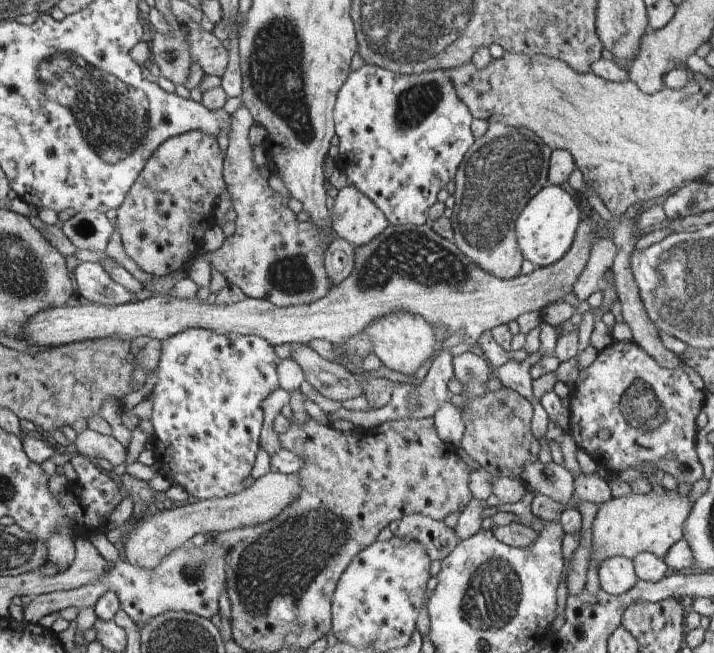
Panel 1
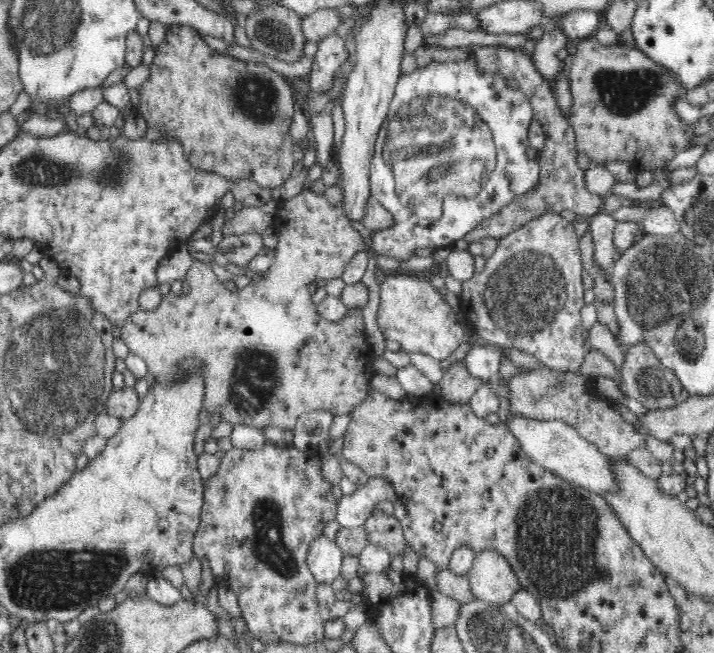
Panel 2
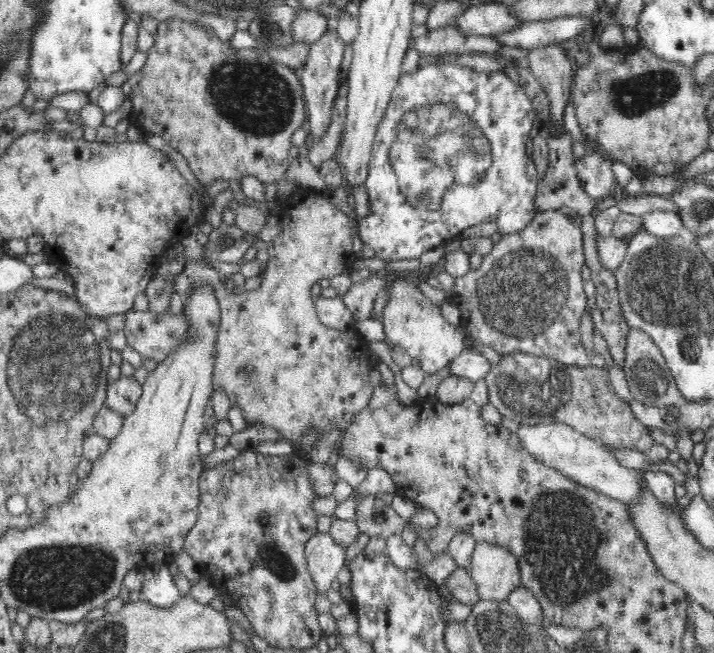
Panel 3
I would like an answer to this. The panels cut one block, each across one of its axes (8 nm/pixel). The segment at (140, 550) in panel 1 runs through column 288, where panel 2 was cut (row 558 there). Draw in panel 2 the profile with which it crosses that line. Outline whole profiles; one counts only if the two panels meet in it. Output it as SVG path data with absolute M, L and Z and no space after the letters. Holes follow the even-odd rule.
M483 549L475 553L467 578L474 598L495 607L509 606L514 594L521 590L509 561L494 549Z

